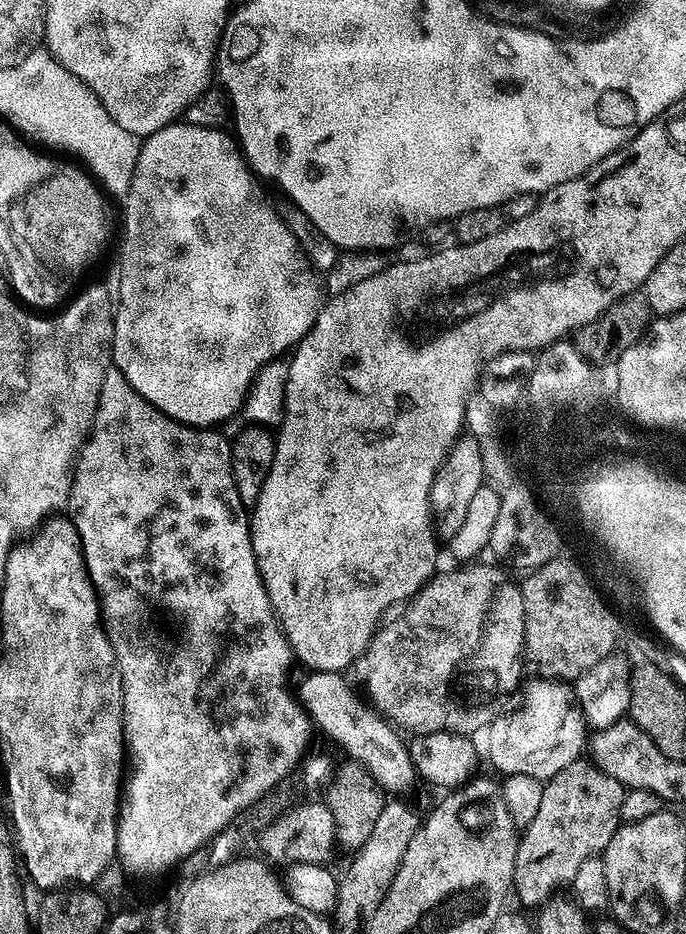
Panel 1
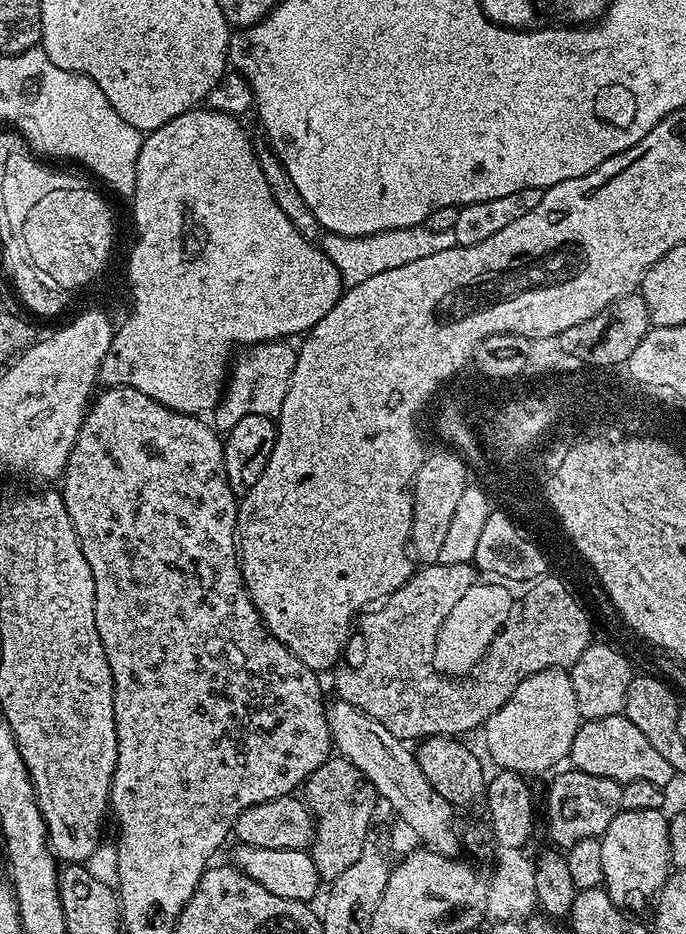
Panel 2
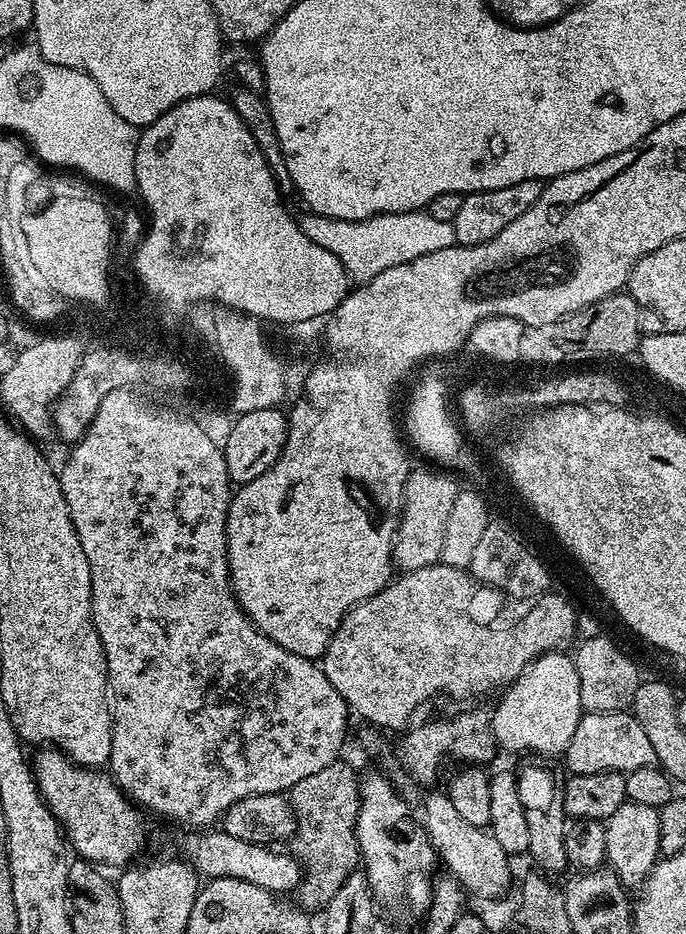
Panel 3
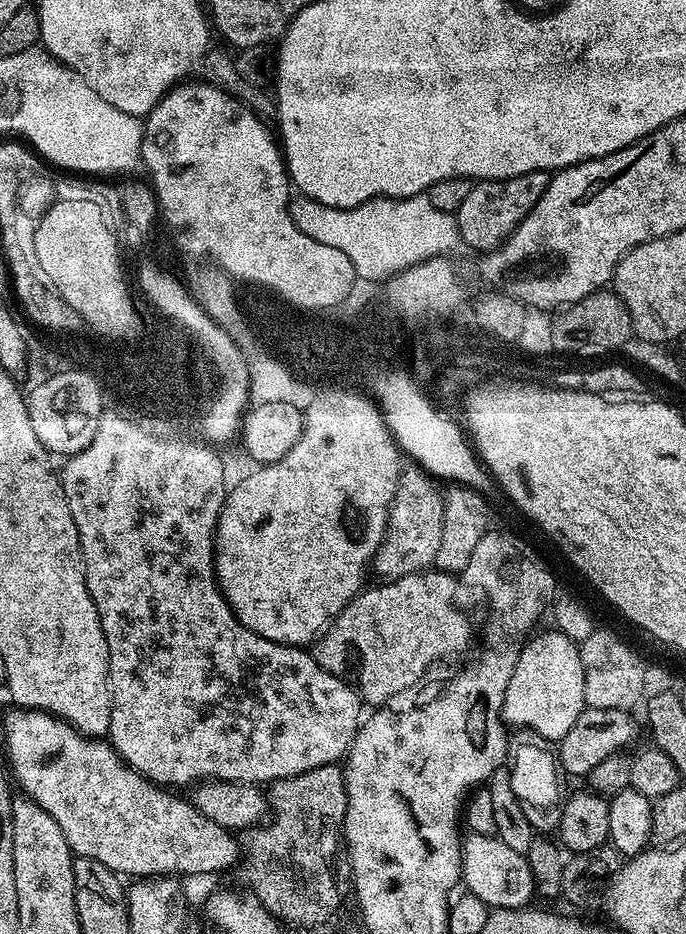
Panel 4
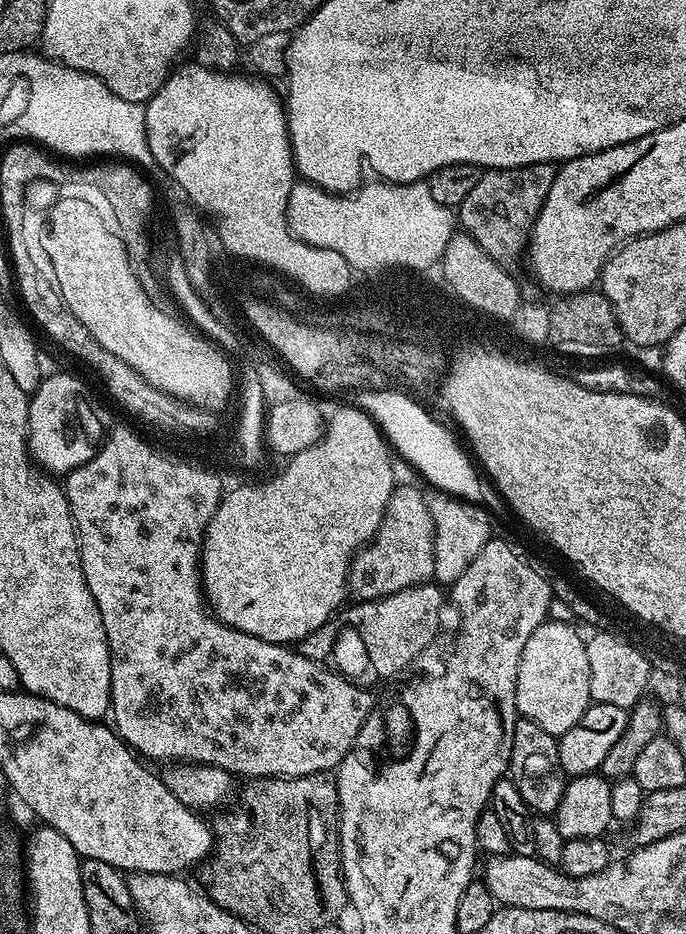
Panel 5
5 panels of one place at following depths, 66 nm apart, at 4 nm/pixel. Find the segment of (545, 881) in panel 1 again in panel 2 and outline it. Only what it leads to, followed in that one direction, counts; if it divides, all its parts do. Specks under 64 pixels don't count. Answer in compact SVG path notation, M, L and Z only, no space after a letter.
M575 770L567 771L555 773L557 776L548 788L548 805L544 808L548 815L548 836L560 850L567 850L580 840L603 836L606 826L610 826L610 822L614 822L614 818L622 810L624 789L624 785L618 780L598 778L594 774Z

